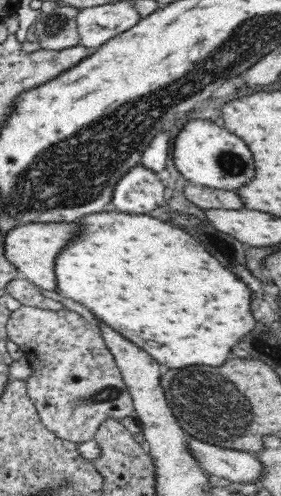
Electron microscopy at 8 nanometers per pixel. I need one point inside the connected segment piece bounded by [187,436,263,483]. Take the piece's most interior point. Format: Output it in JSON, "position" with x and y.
{"position":[224,463]}

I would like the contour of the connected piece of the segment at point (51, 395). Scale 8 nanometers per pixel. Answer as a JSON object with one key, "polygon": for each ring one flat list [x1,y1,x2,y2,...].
{"polygon":[[21,306,6,323,8,339,16,343,31,364,27,393,42,424,58,438,74,443,95,440,100,424,106,420,136,418,136,409,112,353,105,346,101,332,84,316,64,308,60,311]]}

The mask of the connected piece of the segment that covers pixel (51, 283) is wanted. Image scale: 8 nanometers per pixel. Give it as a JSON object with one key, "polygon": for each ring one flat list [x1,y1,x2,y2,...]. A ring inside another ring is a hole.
{"polygon":[[52,222,18,225,11,228,5,236,5,257,13,264,21,278,30,281,38,289,56,292,56,273,54,273,55,258,59,252,79,233,79,226,75,222]]}

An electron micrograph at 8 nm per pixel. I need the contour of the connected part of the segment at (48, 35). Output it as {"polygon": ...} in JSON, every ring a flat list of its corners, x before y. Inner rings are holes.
{"polygon":[[58,5,50,13,35,18,34,30,42,49,60,50,80,44,77,29,79,9]]}

